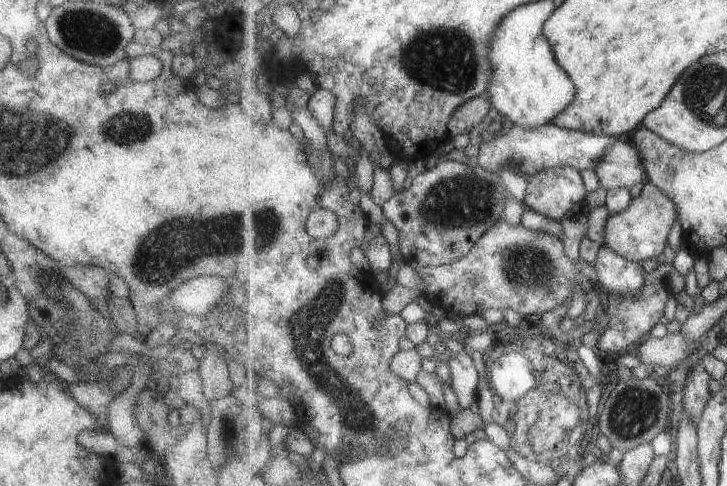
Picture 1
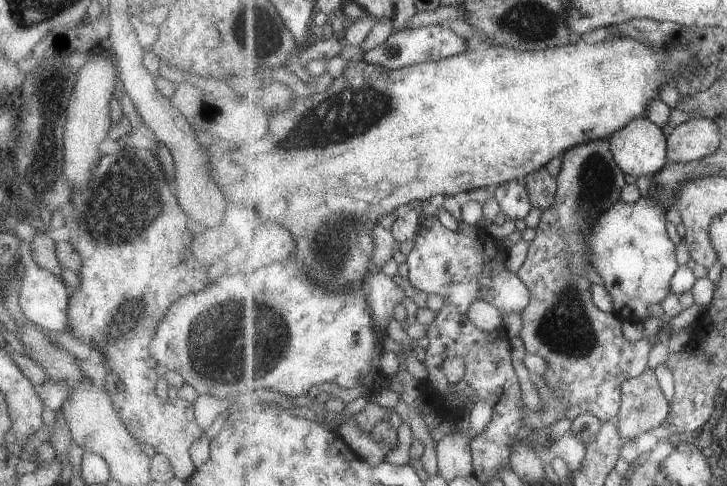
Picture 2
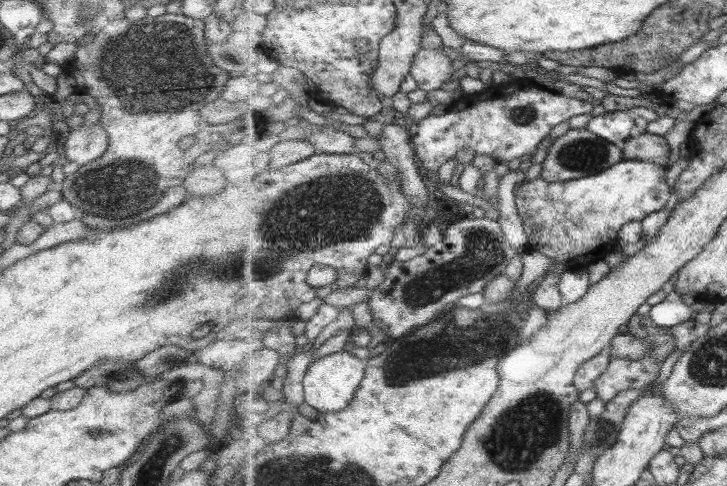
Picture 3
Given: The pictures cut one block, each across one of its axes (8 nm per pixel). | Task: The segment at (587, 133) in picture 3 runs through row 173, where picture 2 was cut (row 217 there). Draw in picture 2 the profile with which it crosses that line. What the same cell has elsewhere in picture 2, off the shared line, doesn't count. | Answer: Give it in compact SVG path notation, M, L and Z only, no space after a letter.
M609 141L589 142L565 153L562 156L562 170L556 178L558 192L554 204L542 213L536 237L530 242L528 255L516 272L530 291L530 304L521 313L523 328L520 338L526 352L548 362L548 369L541 376L565 403L565 417L573 420L583 413L590 413L603 423L616 420L622 406L624 383L644 374L649 366L649 352L653 346L651 342L645 337L638 343L629 342L623 336L623 321L613 312L603 312L593 302L593 282L587 278L587 270L597 273L592 262L590 233L598 219L622 200L623 190L627 186L625 174L616 162Z

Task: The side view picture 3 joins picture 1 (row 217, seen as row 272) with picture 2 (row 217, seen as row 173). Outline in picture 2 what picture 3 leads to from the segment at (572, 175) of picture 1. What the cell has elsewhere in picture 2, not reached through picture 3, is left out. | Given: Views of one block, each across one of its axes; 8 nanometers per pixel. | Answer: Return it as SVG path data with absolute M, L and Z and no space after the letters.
M654 175L640 177L637 185L642 191L642 198L634 204L626 204L622 200L614 205L605 215L602 215L593 232L590 233L590 245L592 246L592 262L600 276L603 286L612 296L612 308L619 312L619 316L641 320L643 323L651 318L659 318L660 329L669 329L672 320L665 314L663 302L672 294L672 278L678 272L679 260L677 260L677 244L671 240L667 232L668 203L664 200L655 201L650 196Z

